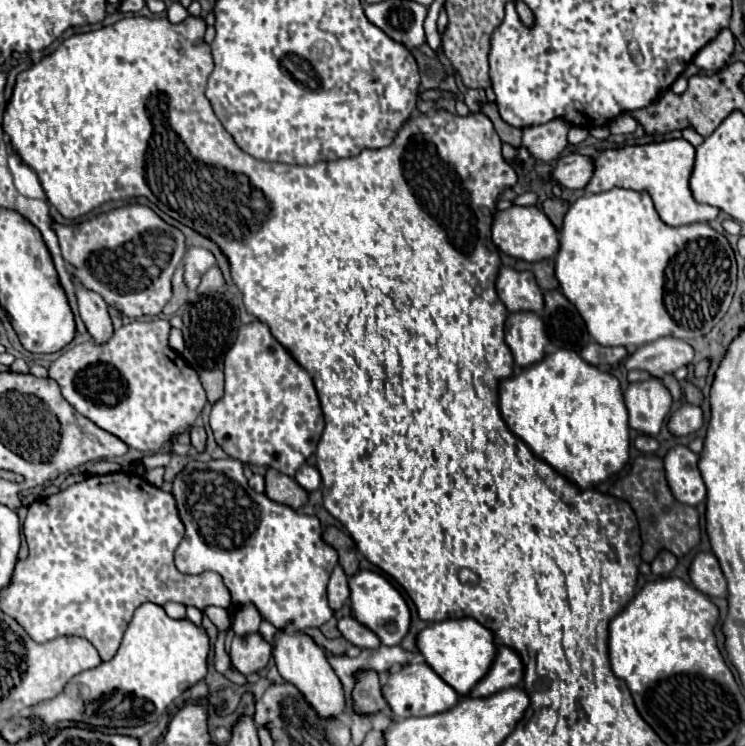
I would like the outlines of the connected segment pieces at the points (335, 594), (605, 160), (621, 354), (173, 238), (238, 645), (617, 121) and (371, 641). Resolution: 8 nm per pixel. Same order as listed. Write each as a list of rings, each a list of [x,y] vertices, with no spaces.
[[[340,566],[334,568],[330,582],[328,582],[328,604],[332,610],[340,610],[342,604],[348,600],[350,590],[348,590],[348,578]]]
[[[672,138],[662,142],[650,142],[642,146],[622,146],[622,148],[602,148],[594,156],[594,174],[586,184],[584,192],[604,192],[614,186],[646,192],[650,194],[656,212],[668,226],[682,226],[692,222],[710,222],[718,216],[718,208],[708,204],[698,204],[692,198],[688,178],[694,166],[694,146],[684,138]]]
[[[588,342],[588,344],[582,348],[580,356],[582,356],[588,364],[594,364],[594,366],[602,368],[602,366],[614,366],[614,364],[622,362],[622,360],[628,356],[628,352],[626,352],[626,348],[622,348],[622,346],[604,348],[604,346],[596,344],[596,342]]]
[[[126,204],[78,224],[54,224],[54,230],[58,234],[58,242],[66,264],[72,268],[74,278],[84,288],[100,294],[106,300],[106,304],[114,306],[122,316],[142,318],[162,314],[164,306],[172,296],[172,274],[186,254],[186,238],[178,228],[166,224],[152,208],[144,204]]]
[[[258,634],[244,636],[244,638],[234,636],[232,640],[230,662],[232,668],[244,676],[262,670],[268,664],[270,656],[272,656],[272,646],[266,644]]]
[[[620,114],[618,118],[614,118],[610,122],[612,134],[630,134],[636,130],[636,126],[638,126],[638,122],[630,114]]]
[[[346,616],[346,618],[340,618],[338,620],[338,630],[340,630],[340,634],[348,640],[348,642],[352,642],[354,646],[358,646],[358,648],[376,648],[376,646],[380,646],[380,640],[378,640],[378,636],[374,634],[374,632],[370,632],[366,626],[362,626],[362,624],[358,624],[352,616]]]

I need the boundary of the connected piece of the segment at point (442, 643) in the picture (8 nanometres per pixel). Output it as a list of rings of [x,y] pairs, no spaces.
[[[472,618],[444,620],[424,628],[422,632],[416,634],[416,648],[420,650],[428,666],[460,696],[466,696],[476,686],[476,682],[488,672],[496,656],[496,644],[494,644],[492,632],[480,626]]]

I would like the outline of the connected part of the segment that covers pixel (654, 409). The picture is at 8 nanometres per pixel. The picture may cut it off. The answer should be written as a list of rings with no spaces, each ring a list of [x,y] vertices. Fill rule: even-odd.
[[[656,378],[630,384],[630,388],[624,392],[624,400],[628,402],[626,408],[630,414],[630,426],[650,436],[660,432],[672,406],[668,388]]]

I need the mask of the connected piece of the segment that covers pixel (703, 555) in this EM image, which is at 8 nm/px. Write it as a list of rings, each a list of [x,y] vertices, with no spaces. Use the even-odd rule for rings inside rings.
[[[698,552],[688,572],[694,588],[700,592],[708,596],[726,596],[726,578],[712,552]]]

